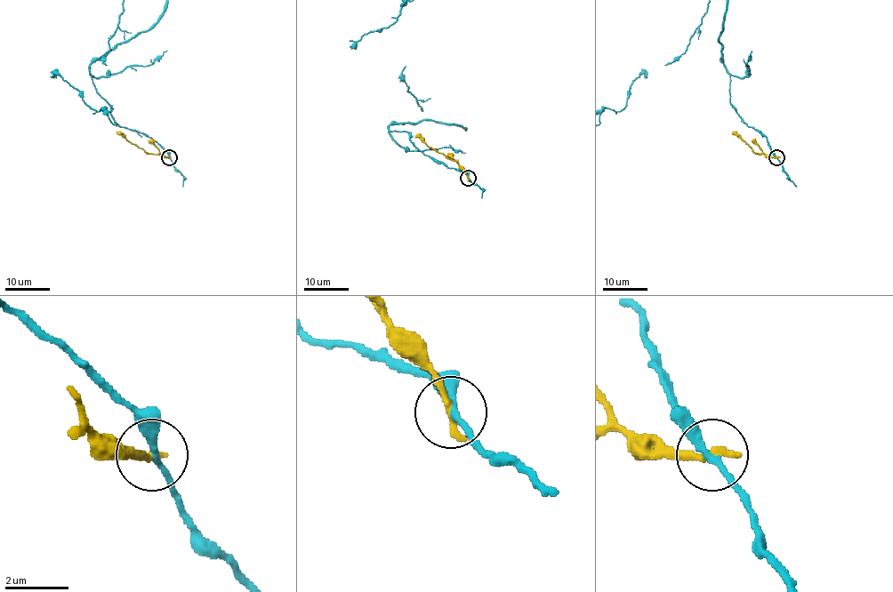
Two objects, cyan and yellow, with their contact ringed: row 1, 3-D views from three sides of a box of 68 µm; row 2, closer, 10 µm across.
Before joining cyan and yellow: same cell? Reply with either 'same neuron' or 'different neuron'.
different neuron

